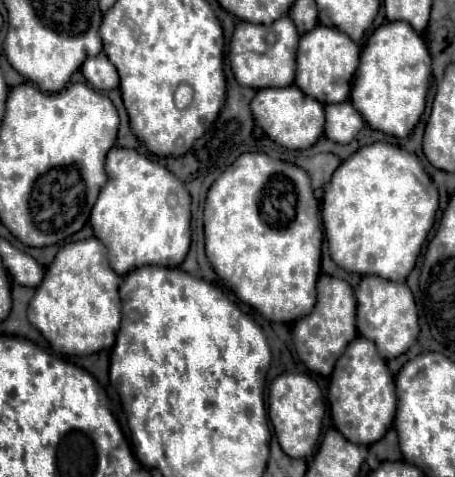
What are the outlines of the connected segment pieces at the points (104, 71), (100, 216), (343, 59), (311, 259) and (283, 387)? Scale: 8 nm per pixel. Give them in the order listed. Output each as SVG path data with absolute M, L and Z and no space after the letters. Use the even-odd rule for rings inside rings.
M104 53L96 57L88 57L82 65L82 73L94 85L94 89L108 91L118 87L118 71Z
M112 147L104 163L108 183L92 207L90 225L106 245L118 275L144 265L178 267L190 249L190 193L170 171L134 149Z
M318 25L308 35L302 35L298 47L298 69L296 69L296 87L306 95L312 95L320 103L344 103L350 99L350 85L354 71L360 61L360 47L342 31L334 27Z
M244 153L236 163L232 163L210 187L206 195L206 207L204 207L204 233L206 233L206 255L218 277L250 307L254 307L258 313L262 313L268 321L276 323L292 323L300 317L306 317L312 313L316 305L316 279L320 275L320 247L322 247L322 225L320 225L320 207L314 197L314 191L310 187L310 177L304 169L296 165L288 165L284 161L272 159L266 153Z
M284 373L278 375L270 385L270 397L268 397L268 415L274 425L276 437L280 447L290 457L308 457L314 451L314 445L318 443L321 435L322 418L326 411L325 400L322 399L322 391L314 379L310 379L304 373Z

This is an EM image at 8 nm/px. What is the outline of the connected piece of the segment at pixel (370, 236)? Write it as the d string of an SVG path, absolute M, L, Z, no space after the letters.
M372 143L358 149L334 171L324 187L322 221L334 263L350 273L406 281L434 225L438 189L414 153L398 145Z

